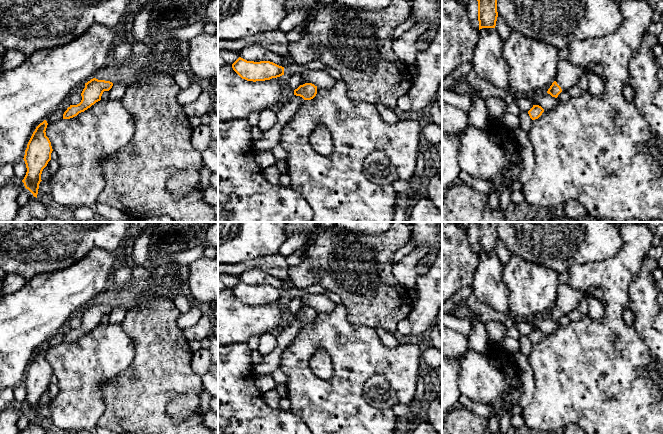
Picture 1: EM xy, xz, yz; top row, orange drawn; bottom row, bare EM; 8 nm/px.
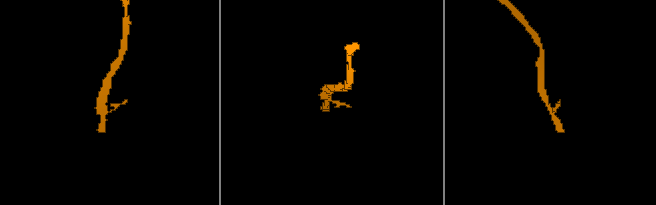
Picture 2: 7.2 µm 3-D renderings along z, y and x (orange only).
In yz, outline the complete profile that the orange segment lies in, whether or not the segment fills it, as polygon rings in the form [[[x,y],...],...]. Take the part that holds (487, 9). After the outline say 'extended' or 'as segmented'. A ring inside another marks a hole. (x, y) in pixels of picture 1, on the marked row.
[[[477,0],[479,30],[495,28],[498,17],[497,0]]]; as segmented

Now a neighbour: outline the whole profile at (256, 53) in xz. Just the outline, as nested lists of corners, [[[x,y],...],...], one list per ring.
[[[258,44],[244,47],[239,52],[239,56],[247,61],[254,61],[254,62],[270,61],[282,67],[285,67],[287,63],[284,57]]]

